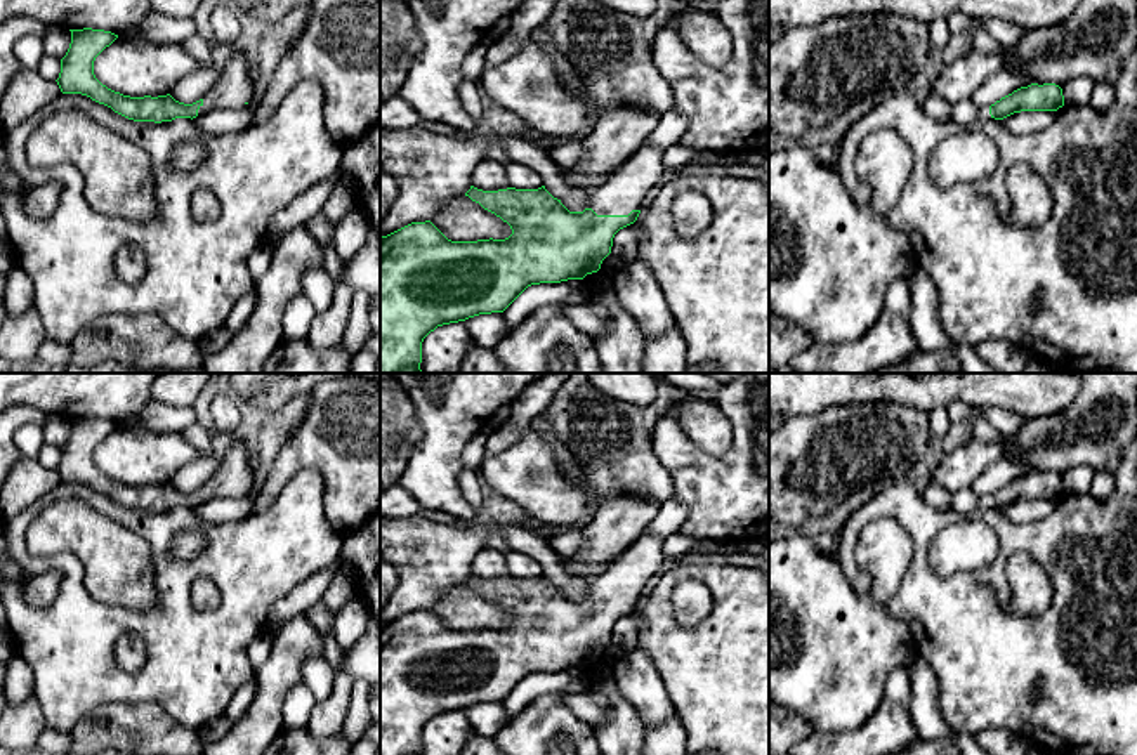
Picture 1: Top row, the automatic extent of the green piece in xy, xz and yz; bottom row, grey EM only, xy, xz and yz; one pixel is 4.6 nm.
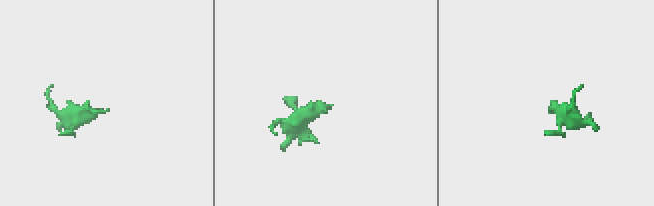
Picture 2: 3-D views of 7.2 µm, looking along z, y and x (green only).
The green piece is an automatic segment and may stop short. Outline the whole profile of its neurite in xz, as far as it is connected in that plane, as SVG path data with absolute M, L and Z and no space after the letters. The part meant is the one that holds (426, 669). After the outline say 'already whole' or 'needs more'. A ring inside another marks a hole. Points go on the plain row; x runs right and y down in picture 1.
M644 533L604 573L587 578L588 590L583 601L569 601L545 574L498 580L470 574L465 585L510 614L512 623L505 628L451 630L430 609L411 611L382 625L380 755L420 755L422 731L437 715L479 703L503 701L531 673L583 668L587 663L597 661L602 649L611 642L615 623L637 609L644 590L660 574L663 562L663 538Z; needs more

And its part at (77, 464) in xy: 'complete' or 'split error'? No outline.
split error

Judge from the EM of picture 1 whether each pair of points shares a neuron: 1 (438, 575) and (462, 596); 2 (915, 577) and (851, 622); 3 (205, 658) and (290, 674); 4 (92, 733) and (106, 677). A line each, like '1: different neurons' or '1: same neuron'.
1: different neurons
2: different neurons
3: different neurons
4: different neurons

